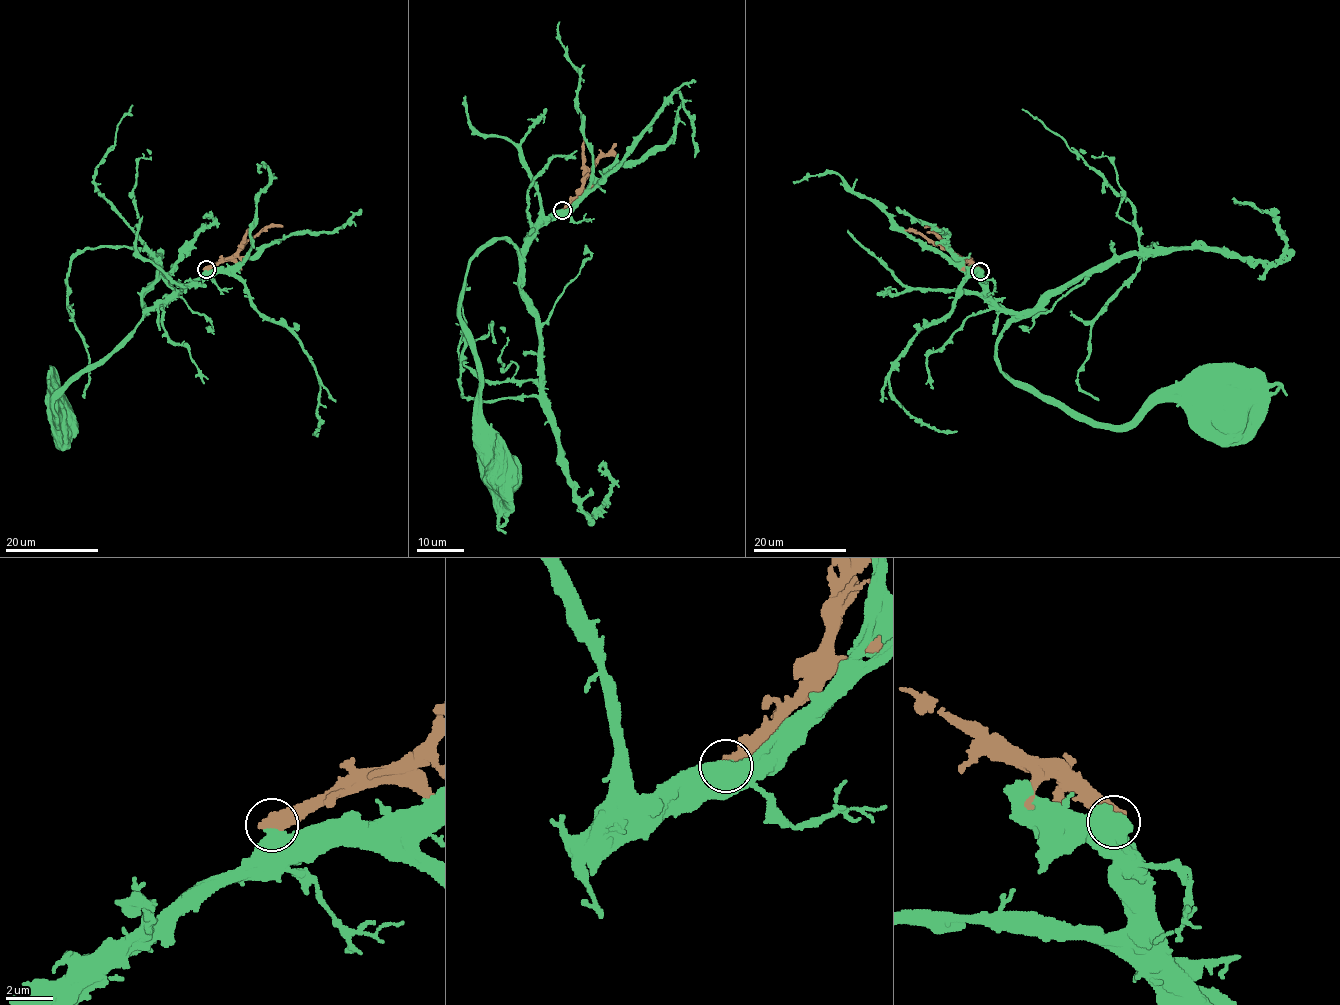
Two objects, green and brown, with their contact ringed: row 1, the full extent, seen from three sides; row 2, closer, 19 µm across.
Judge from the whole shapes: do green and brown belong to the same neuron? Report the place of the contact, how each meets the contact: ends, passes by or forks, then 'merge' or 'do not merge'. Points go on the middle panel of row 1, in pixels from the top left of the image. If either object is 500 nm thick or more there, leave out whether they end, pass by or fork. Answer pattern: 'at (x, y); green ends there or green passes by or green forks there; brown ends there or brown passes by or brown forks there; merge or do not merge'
at (562, 210); do not merge

